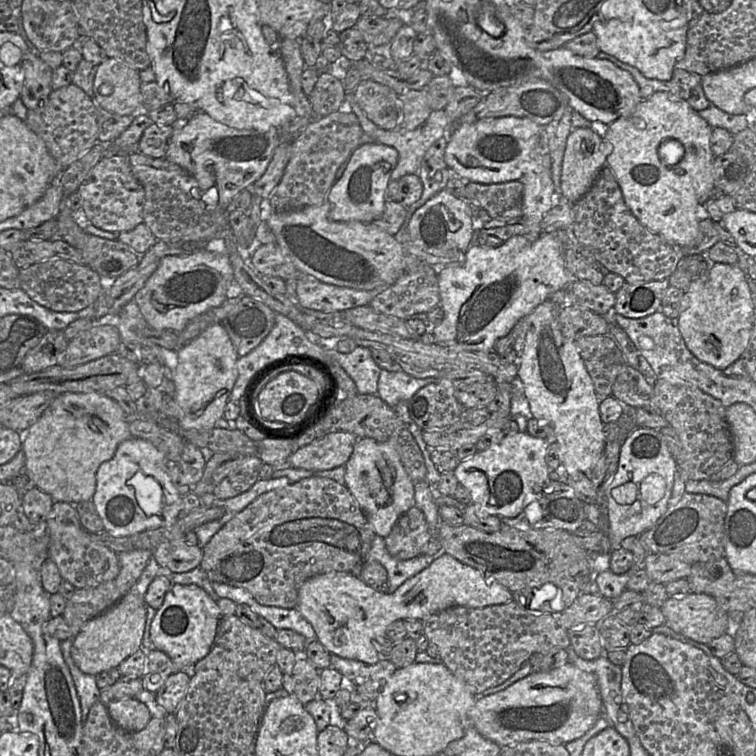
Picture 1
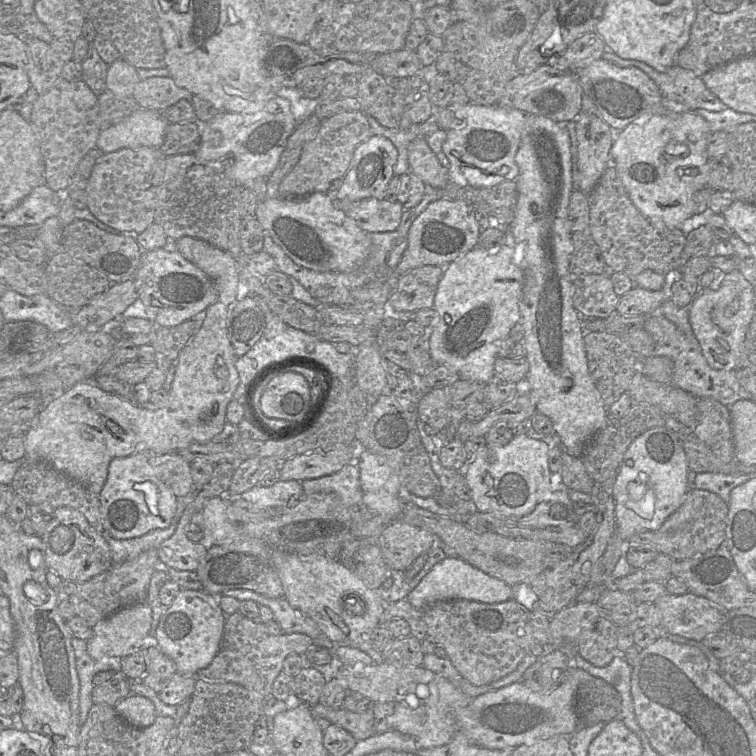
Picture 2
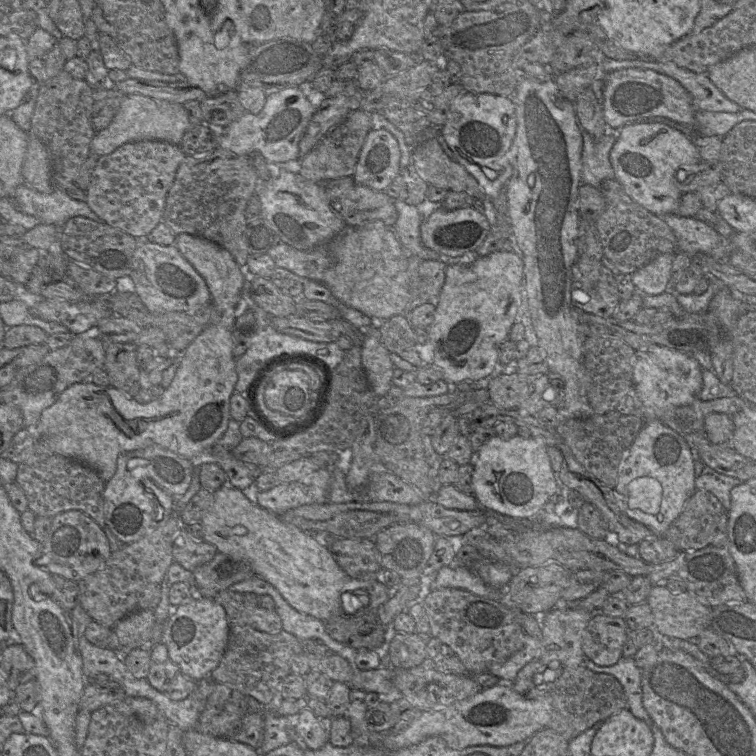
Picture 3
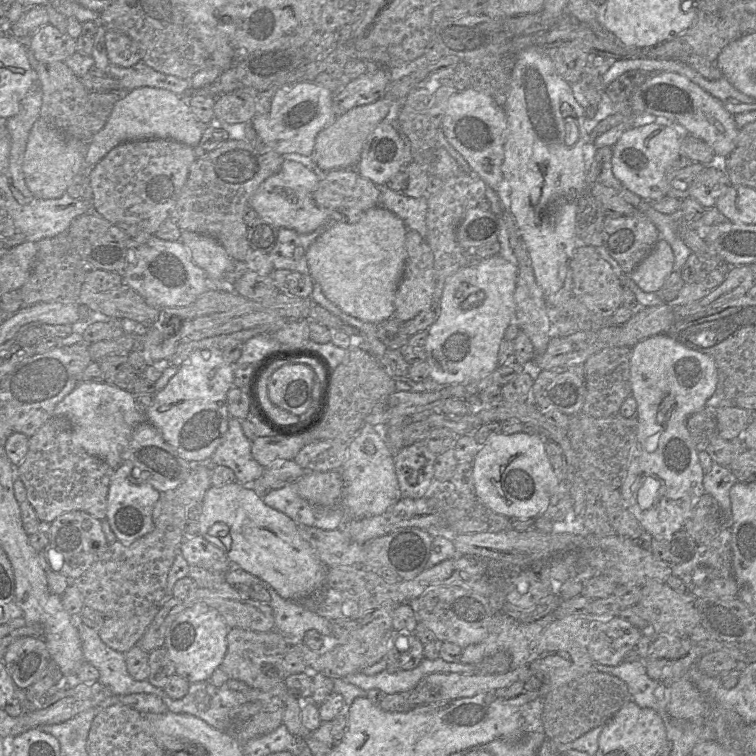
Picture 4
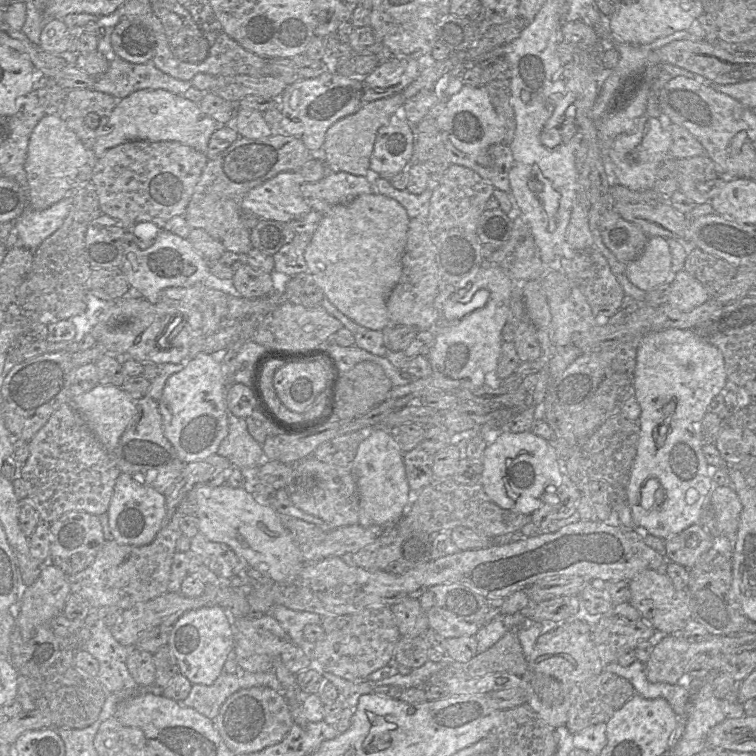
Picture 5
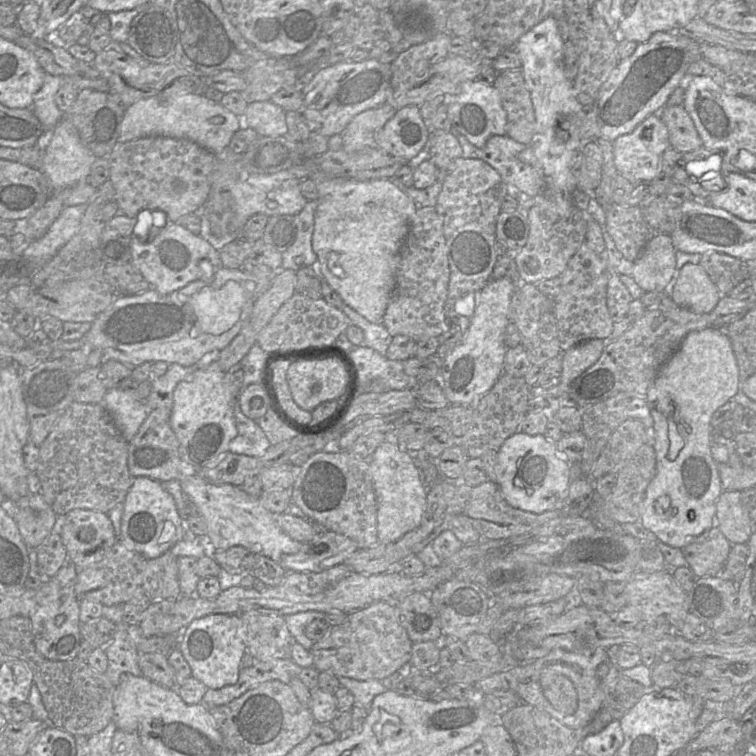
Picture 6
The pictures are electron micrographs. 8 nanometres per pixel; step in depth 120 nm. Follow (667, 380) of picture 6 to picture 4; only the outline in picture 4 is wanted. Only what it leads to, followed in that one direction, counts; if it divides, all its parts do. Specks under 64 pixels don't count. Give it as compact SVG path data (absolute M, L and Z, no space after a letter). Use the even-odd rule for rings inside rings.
M667 333L650 336L632 347L630 385L631 395L637 402L638 431L635 452L619 490L626 508L644 531L655 539L669 538L683 529L693 508L705 493L705 473L699 462L699 451L693 443L686 422L689 416L706 407L707 400L716 390L718 375L718 368L709 355L684 346Z

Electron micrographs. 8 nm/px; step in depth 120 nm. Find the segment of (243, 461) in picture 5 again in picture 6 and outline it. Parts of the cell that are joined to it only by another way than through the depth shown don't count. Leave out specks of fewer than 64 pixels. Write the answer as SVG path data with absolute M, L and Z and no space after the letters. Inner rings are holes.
M238 397L235 399L233 414L237 435L230 441L228 451L247 456L262 456L271 444L257 422L243 414Z

